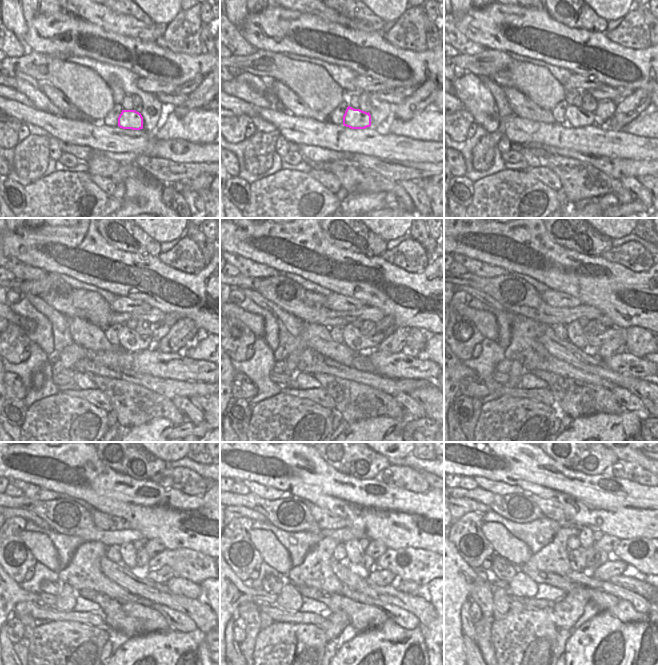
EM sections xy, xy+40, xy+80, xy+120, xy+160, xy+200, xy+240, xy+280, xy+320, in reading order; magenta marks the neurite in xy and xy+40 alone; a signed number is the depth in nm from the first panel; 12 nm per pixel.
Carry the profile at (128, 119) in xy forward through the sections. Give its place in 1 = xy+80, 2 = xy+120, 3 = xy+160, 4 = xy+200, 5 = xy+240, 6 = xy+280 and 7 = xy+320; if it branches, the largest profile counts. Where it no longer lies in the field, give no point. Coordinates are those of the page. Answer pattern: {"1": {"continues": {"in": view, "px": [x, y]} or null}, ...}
{"1": {"continues": {"in": "xy+80", "px": [575, 116]}}, "2": {"continues": {"in": "xy+120", "px": [129, 340]}}, "3": {"continues": {"in": "xy+160", "px": [352, 337]}}, "4": {"continues": {"in": "xy+200", "px": [640, 342]}}, "5": {"continues": {"in": "xy+240", "px": [195, 566]}}, "6": {"continues": {"in": "xy+280", "px": [421, 566]}}, "7": {"continues": {"in": "xy+320", "px": [647, 555]}}}

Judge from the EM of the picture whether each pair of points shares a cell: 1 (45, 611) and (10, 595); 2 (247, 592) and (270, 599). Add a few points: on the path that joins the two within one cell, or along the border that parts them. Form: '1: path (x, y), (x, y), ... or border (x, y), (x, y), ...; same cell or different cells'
1: border (48, 604), (20, 601), (14, 606), (12, 615); different cells
2: path (253, 595), (264, 598); same cell

